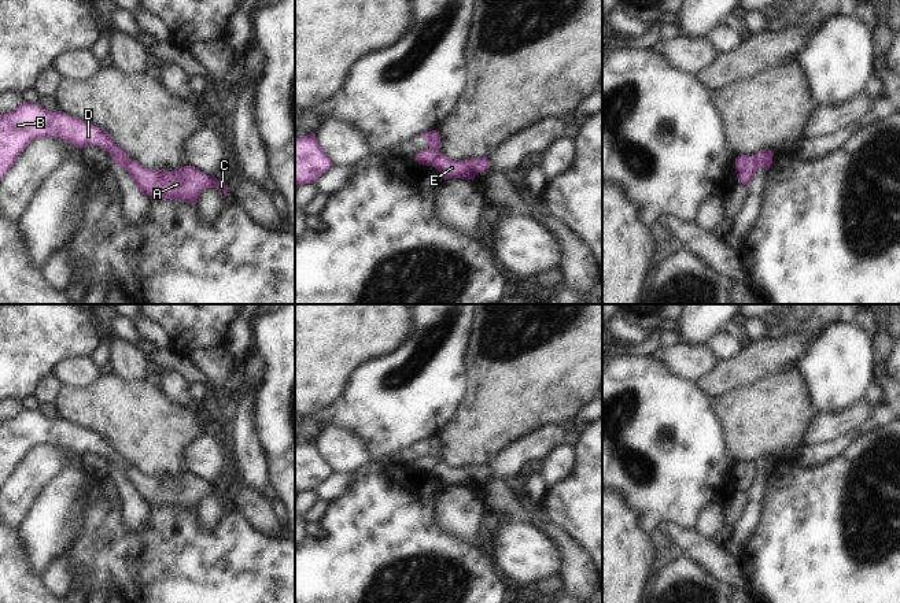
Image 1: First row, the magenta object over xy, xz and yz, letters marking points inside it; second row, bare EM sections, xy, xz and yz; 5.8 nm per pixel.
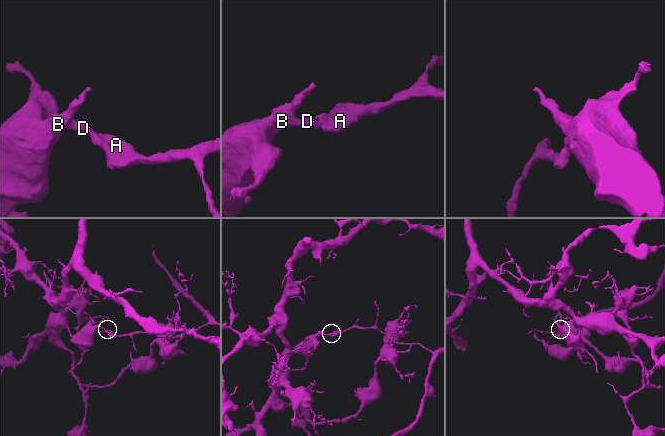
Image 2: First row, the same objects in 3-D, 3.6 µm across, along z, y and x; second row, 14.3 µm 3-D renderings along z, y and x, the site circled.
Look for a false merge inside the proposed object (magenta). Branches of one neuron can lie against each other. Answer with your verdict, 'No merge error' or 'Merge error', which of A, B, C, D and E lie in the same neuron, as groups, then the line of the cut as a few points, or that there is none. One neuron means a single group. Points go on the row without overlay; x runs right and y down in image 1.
Merge error. Groups: A C E / B D. Split along xz (430, 455), (436, 461), (432, 472).

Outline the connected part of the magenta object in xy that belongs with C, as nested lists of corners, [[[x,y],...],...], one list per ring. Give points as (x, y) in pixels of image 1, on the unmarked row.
[[[128,466],[123,476],[136,489],[136,496],[152,507],[176,507],[196,511],[200,500],[217,495],[228,503],[228,492],[193,473],[174,478],[148,477],[137,467]]]

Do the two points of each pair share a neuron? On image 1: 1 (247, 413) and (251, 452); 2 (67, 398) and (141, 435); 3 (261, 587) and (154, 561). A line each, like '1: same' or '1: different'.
1: same
2: same
3: same

